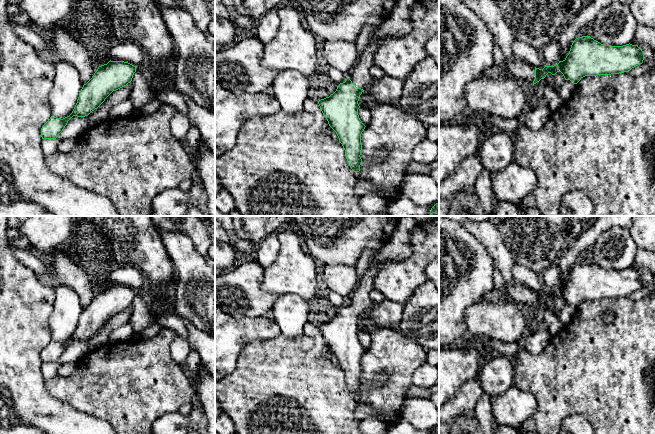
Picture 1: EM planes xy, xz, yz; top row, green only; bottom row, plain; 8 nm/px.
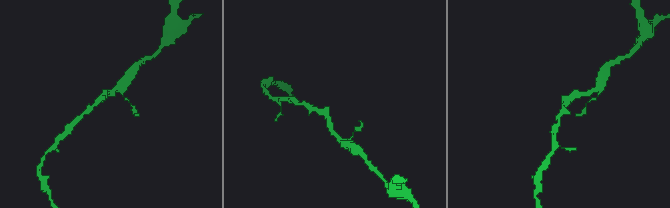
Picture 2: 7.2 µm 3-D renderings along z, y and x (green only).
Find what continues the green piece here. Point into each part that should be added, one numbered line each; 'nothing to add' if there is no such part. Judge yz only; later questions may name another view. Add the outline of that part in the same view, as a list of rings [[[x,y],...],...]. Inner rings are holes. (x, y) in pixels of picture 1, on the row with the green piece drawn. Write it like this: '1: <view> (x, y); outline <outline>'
1: yz (524, 72); outline [[[515,59],[505,60],[501,64],[500,70],[509,77],[514,78],[523,84],[533,86],[533,81],[535,79],[535,67],[527,62]]]

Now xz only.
1: xz (398, 23); outline [[[397,0],[394,8],[382,25],[372,34],[367,47],[359,53],[358,61],[348,78],[364,91],[373,82],[370,67],[374,65],[374,54],[380,40],[403,36],[412,30],[411,11],[419,0]]]

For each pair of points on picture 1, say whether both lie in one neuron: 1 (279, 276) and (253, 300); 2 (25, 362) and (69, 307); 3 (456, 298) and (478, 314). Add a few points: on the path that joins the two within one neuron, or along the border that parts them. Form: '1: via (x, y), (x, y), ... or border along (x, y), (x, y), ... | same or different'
1: border along (264, 269), (261, 288), (280, 295) | different
2: border along (53, 307), (48, 319), (50, 339) | different
3: border along (478, 302), (475, 302), (466, 309), (466, 330) | different

